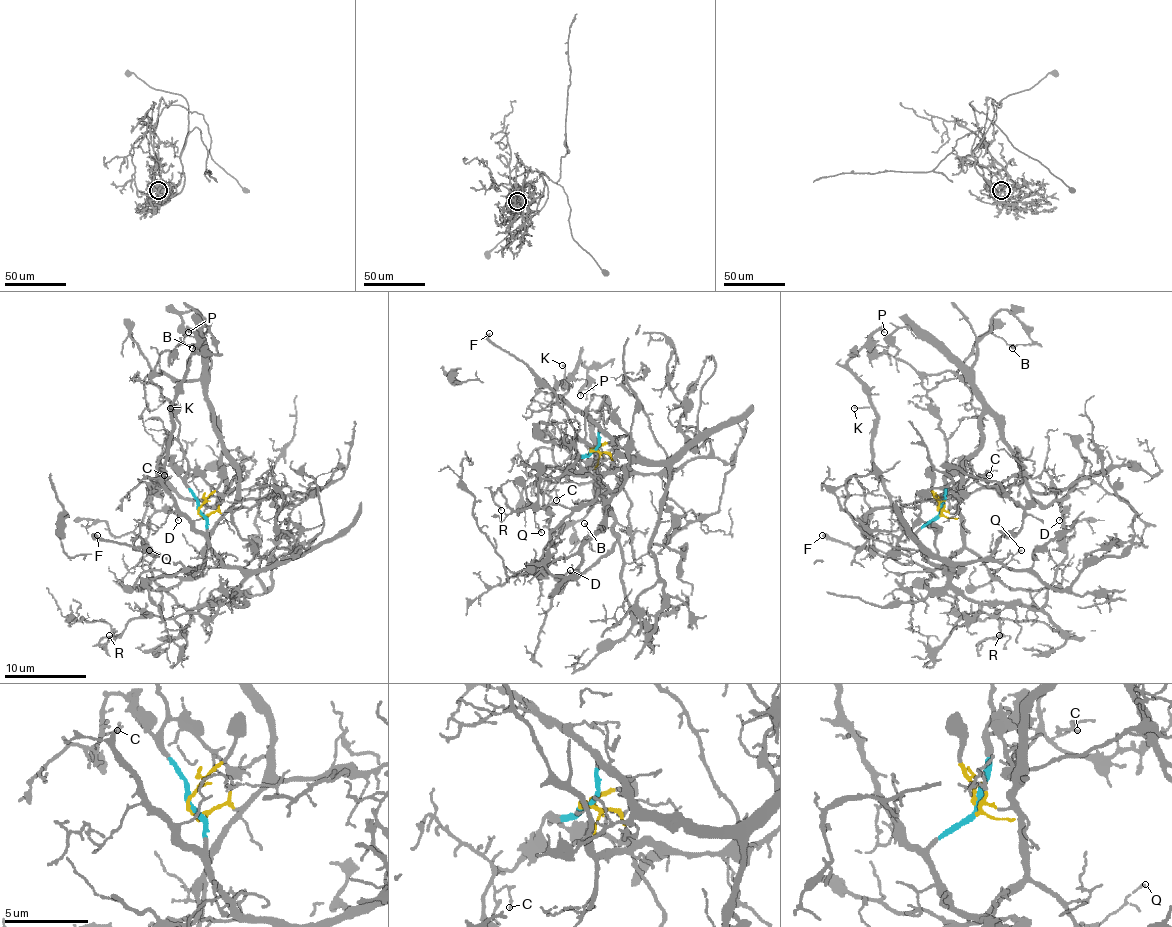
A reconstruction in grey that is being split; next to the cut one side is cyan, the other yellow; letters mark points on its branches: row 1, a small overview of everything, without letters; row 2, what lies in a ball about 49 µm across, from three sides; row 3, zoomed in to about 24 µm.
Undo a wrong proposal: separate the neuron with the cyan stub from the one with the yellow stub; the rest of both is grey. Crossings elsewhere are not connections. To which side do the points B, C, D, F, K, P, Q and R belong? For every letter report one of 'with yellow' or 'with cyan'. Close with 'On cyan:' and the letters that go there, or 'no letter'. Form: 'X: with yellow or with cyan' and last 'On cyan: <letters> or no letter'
B: with yellow
C: with cyan
D: with cyan
F: with yellow
K: with cyan
P: with cyan
Q: with yellow
R: with cyan
On cyan: C, D, K, P, R

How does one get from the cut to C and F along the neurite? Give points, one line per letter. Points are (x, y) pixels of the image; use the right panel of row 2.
C: (940, 511), (944, 479), (965, 460), (971, 458), (971, 475), (975, 479), (989, 475)
F: (940, 511), (940, 515), (946, 511), (956, 513), (960, 519), (963, 546), (936, 569), (885, 558), (822, 536)

